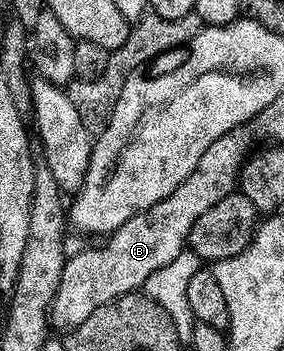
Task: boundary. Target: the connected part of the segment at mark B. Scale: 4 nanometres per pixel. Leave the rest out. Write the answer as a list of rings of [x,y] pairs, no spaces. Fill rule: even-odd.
[[[232,132],[213,140],[205,148],[205,156],[197,160],[197,168],[165,200],[142,210],[137,216],[125,220],[106,239],[100,250],[83,250],[66,259],[63,275],[52,297],[49,322],[62,332],[70,332],[91,316],[98,306],[104,306],[122,294],[136,293],[144,282],[169,260],[184,253],[187,237],[201,212],[209,212],[217,200],[236,189],[239,168],[248,157],[247,144],[251,138],[244,132]]]

